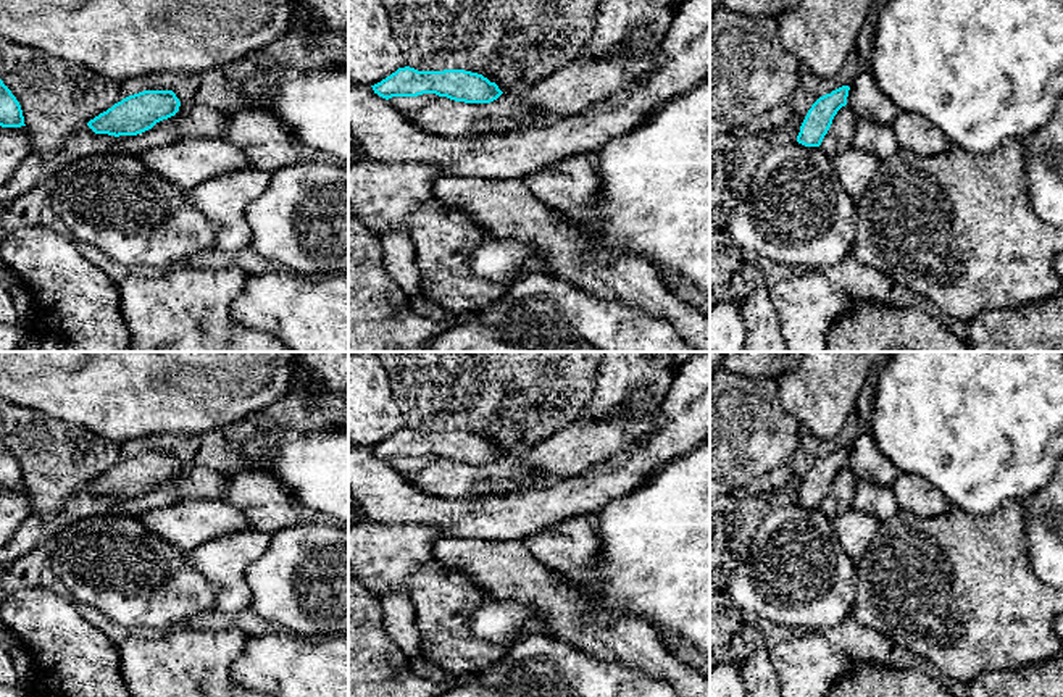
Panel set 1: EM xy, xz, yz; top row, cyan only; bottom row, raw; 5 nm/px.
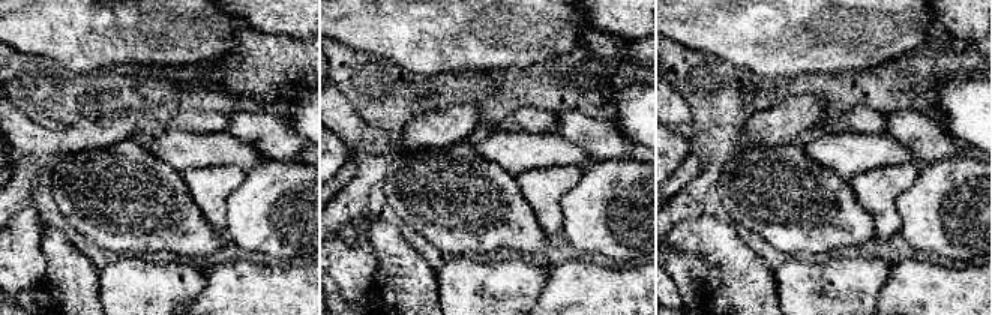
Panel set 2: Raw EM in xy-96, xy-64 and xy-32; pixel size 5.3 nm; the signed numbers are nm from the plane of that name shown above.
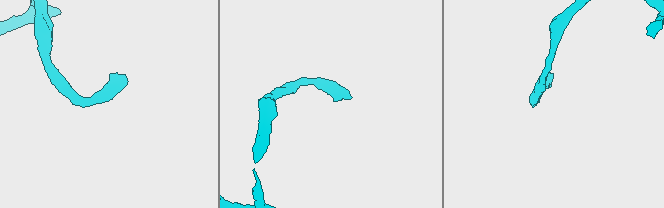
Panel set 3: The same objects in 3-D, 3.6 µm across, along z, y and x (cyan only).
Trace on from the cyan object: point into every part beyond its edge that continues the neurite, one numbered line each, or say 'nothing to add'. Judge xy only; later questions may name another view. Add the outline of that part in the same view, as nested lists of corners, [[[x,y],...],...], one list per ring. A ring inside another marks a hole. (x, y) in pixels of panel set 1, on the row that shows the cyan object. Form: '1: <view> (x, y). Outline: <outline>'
1: xy (202, 121). Outline: [[[195,105],[189,113],[156,123],[137,136],[95,134],[87,124],[68,134],[56,155],[29,153],[10,179],[0,186],[0,215],[21,195],[42,184],[50,174],[92,155],[129,155],[189,137],[221,137],[227,115],[210,105]]]

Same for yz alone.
1: yz (837, 139). Outline: [[[845,105],[842,106],[832,119],[832,124],[824,136],[819,148],[829,157],[836,157],[837,153],[852,147],[850,139],[855,132],[857,118]]]

